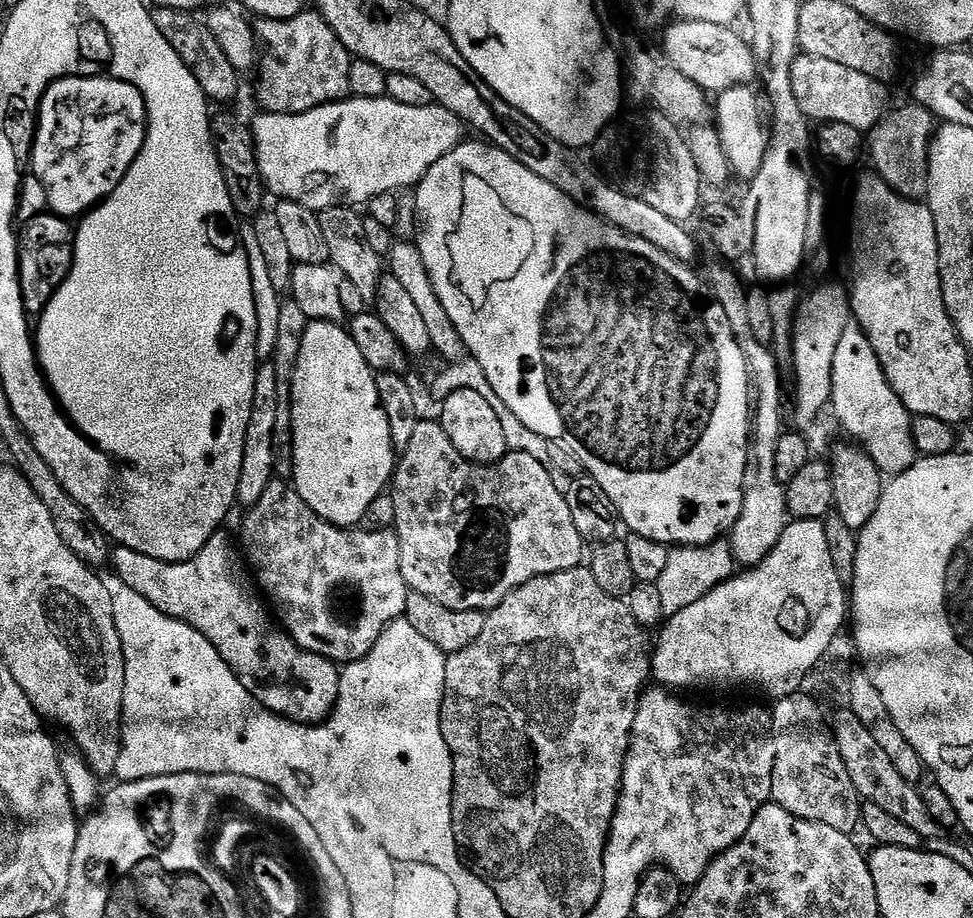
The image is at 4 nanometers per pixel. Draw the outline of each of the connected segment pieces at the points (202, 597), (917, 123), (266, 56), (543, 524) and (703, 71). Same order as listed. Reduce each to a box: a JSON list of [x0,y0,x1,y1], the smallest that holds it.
[[110,531,341,724],[870,102,938,201],[254,10,354,114],[390,419,586,613],[662,20,757,94]]

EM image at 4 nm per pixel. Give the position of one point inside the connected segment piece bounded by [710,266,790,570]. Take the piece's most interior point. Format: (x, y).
(764, 515)

